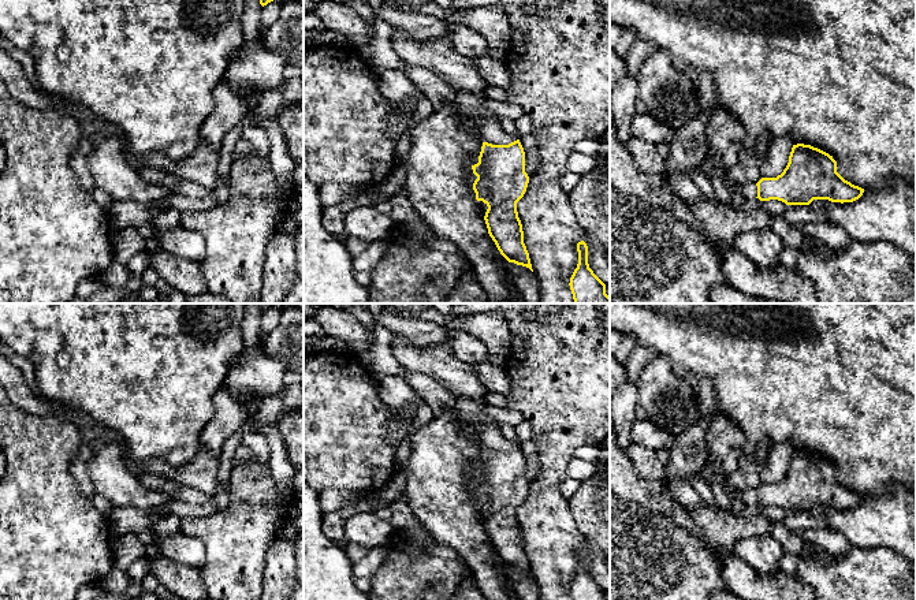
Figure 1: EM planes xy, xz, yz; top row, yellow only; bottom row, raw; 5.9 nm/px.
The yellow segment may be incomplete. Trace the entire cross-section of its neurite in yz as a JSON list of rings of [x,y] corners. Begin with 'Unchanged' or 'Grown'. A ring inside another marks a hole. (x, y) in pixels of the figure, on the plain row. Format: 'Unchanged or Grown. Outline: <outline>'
Grown. Outline: [[[793,451],[789,469],[777,484],[762,484],[757,489],[733,489],[727,476],[720,478],[730,496],[737,495],[745,504],[778,506],[786,511],[809,511],[813,506],[853,508],[864,495],[845,487],[837,478],[837,467],[829,459],[811,451]]]

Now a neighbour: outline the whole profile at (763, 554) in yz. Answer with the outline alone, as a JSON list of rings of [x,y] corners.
[[[771,536],[741,540],[734,549],[753,570],[767,575],[781,571],[779,560],[786,552]]]

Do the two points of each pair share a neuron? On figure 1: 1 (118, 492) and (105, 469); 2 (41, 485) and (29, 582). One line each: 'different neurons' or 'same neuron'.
1: same neuron
2: same neuron

